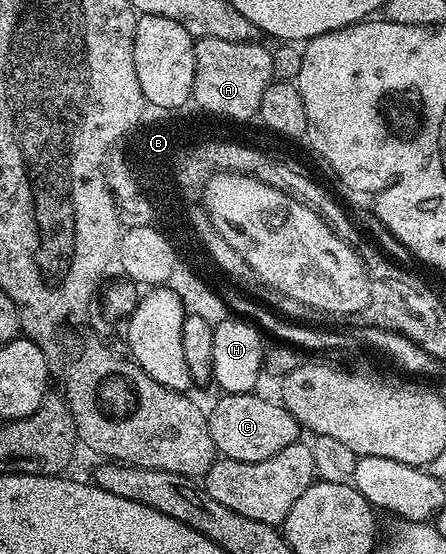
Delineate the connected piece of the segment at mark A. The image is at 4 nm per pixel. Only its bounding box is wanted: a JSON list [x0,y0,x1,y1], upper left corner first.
[194,37,274,119]

